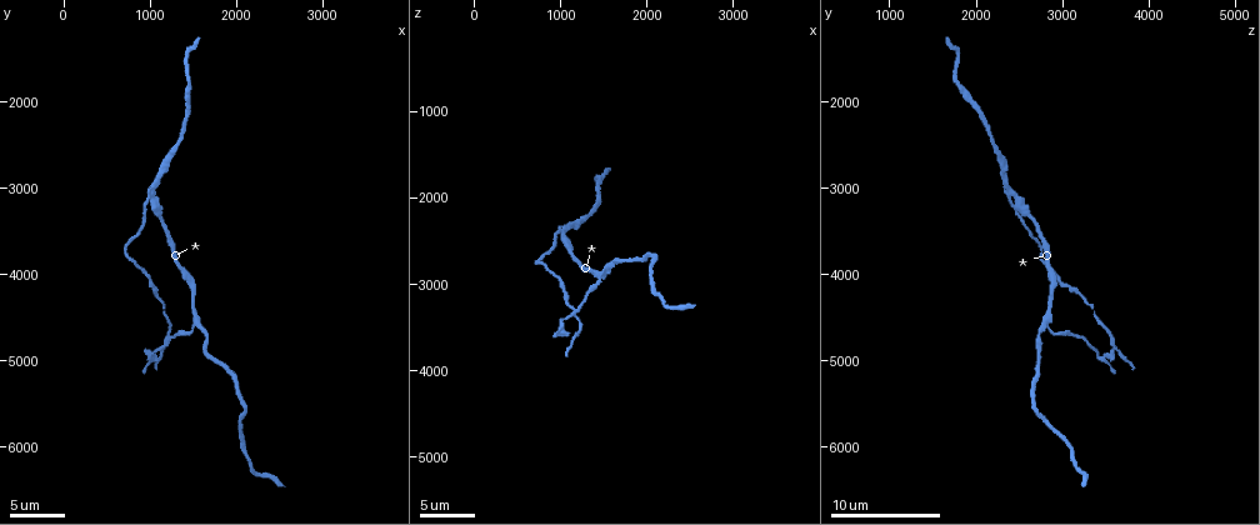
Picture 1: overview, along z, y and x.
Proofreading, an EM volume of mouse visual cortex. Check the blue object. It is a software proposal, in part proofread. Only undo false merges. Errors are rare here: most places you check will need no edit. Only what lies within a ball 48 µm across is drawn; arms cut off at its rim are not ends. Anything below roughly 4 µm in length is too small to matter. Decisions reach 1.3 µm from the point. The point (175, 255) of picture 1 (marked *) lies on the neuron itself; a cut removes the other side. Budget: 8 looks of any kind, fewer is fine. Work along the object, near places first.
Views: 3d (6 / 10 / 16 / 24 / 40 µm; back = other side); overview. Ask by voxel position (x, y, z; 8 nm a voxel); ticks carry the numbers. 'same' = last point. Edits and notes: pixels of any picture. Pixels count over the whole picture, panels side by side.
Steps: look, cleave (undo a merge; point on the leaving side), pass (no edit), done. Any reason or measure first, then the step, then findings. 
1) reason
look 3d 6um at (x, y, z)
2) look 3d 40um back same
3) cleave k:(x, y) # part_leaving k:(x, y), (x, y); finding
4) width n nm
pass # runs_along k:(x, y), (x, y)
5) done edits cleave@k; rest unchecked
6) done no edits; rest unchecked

thick turns thin
look 3d 6um at (1100, 4300, 3250)

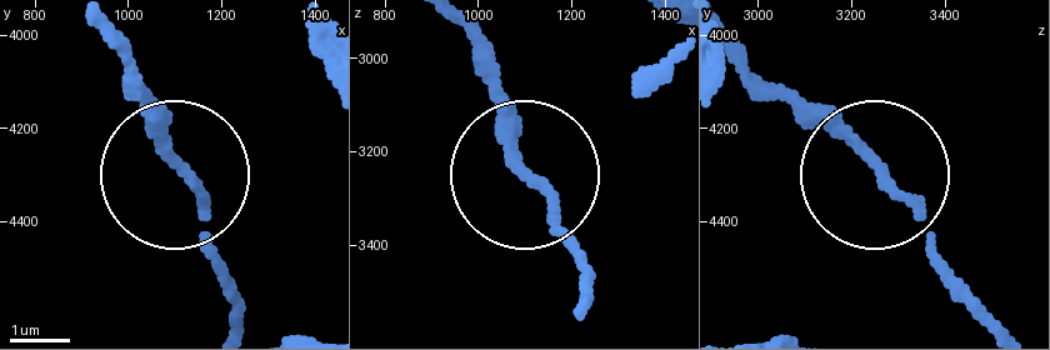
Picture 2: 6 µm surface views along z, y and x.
other side
look 3d 6um back at (1110, 4285, 3255)

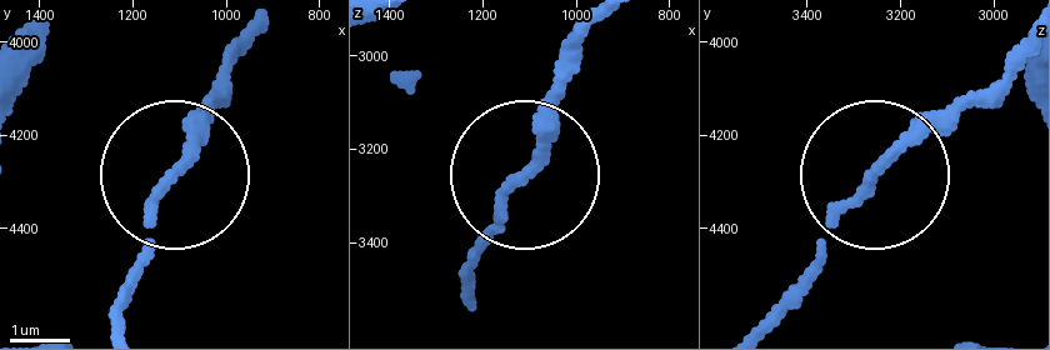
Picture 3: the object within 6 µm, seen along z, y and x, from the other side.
width 180 nm
pass # runs_along 3:(254, 43), (154, 206), (119, 321); continuous, no second neuron

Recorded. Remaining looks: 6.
three arms meet
look 3d 16um at (1500, 4600, 2850)

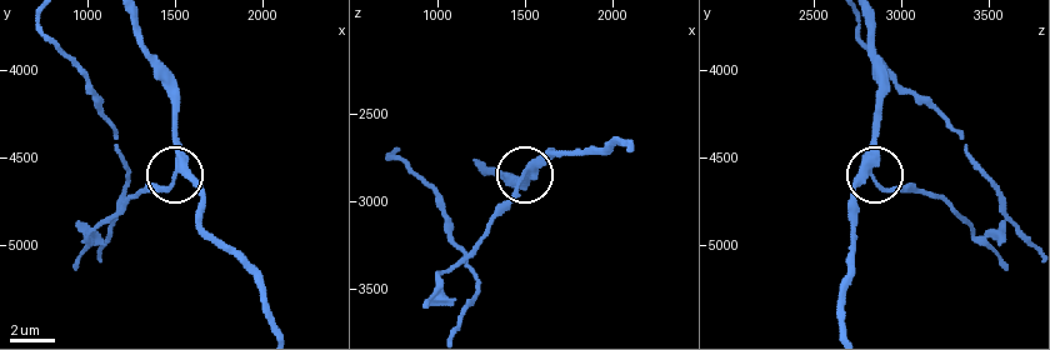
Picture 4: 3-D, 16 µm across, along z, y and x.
side_arm 10 um; arms 3
pass # continuous, no second neuron

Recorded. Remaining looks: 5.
sudden change in width
look 3d 16um at (1250, 2600, 2250)

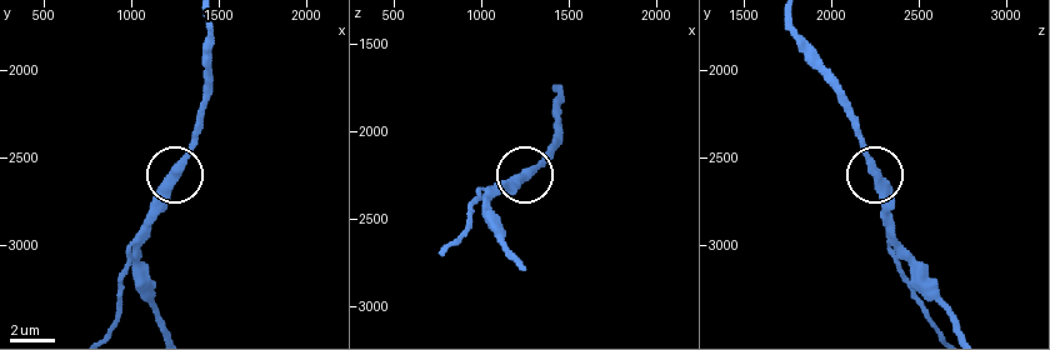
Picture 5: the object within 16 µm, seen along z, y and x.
pass # one neuron here

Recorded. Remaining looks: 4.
a narrow waist
look 3d 6um at (750, 3750, 2750)

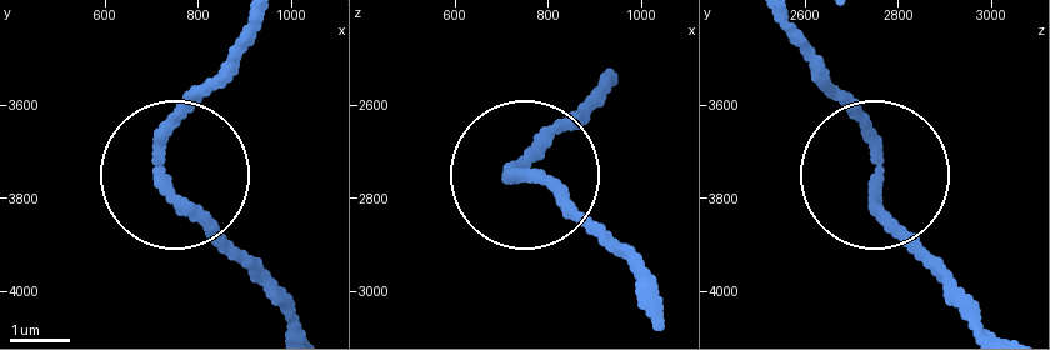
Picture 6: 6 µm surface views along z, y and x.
pass # all the same neuron

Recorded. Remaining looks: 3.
done no edits; rest unchecked

